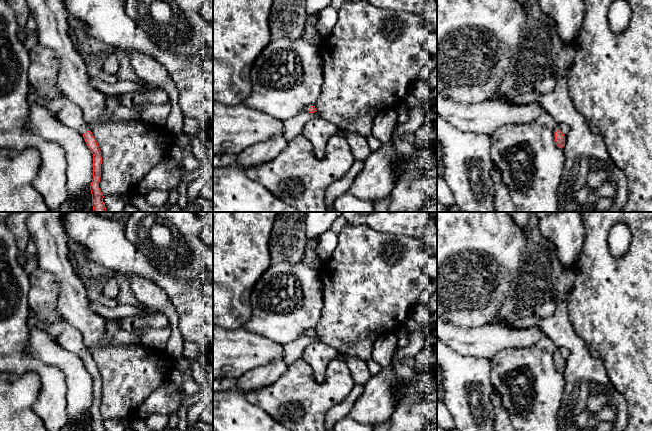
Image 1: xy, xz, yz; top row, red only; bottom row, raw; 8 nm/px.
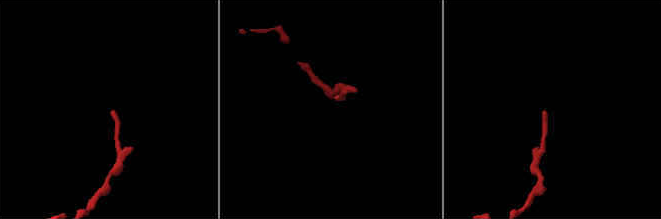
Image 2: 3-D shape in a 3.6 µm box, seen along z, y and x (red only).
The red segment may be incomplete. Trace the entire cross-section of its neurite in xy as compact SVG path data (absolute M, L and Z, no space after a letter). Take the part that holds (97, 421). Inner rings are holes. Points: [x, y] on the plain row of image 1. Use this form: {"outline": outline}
{"outline": "M64 319L51 325L45 325L37 321L36 327L45 330L63 348L83 359L88 372L93 378L93 403L90 410L92 430L105 431L104 420L99 412L102 388L101 375L88 347L83 342L82 333Z"}

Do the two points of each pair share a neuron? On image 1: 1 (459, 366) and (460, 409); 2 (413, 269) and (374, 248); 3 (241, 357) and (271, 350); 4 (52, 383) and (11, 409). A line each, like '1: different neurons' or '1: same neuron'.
1: same neuron
2: same neuron
3: same neuron
4: different neurons

